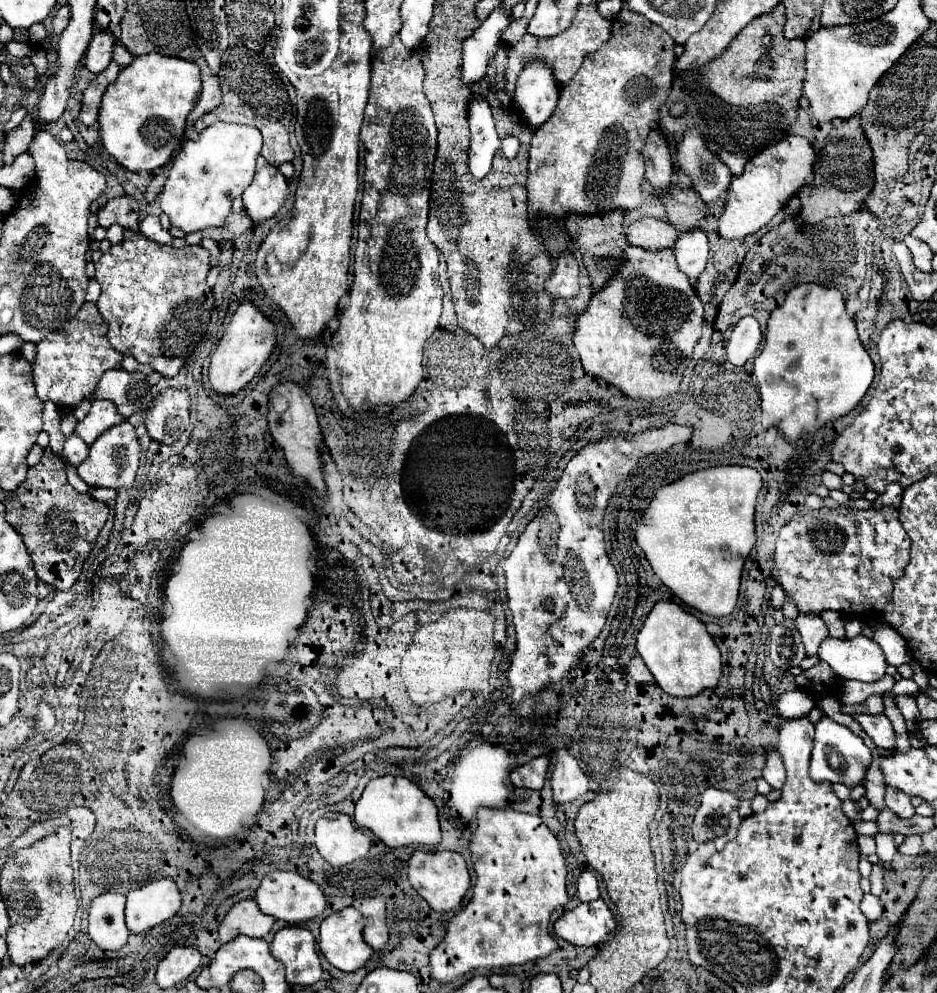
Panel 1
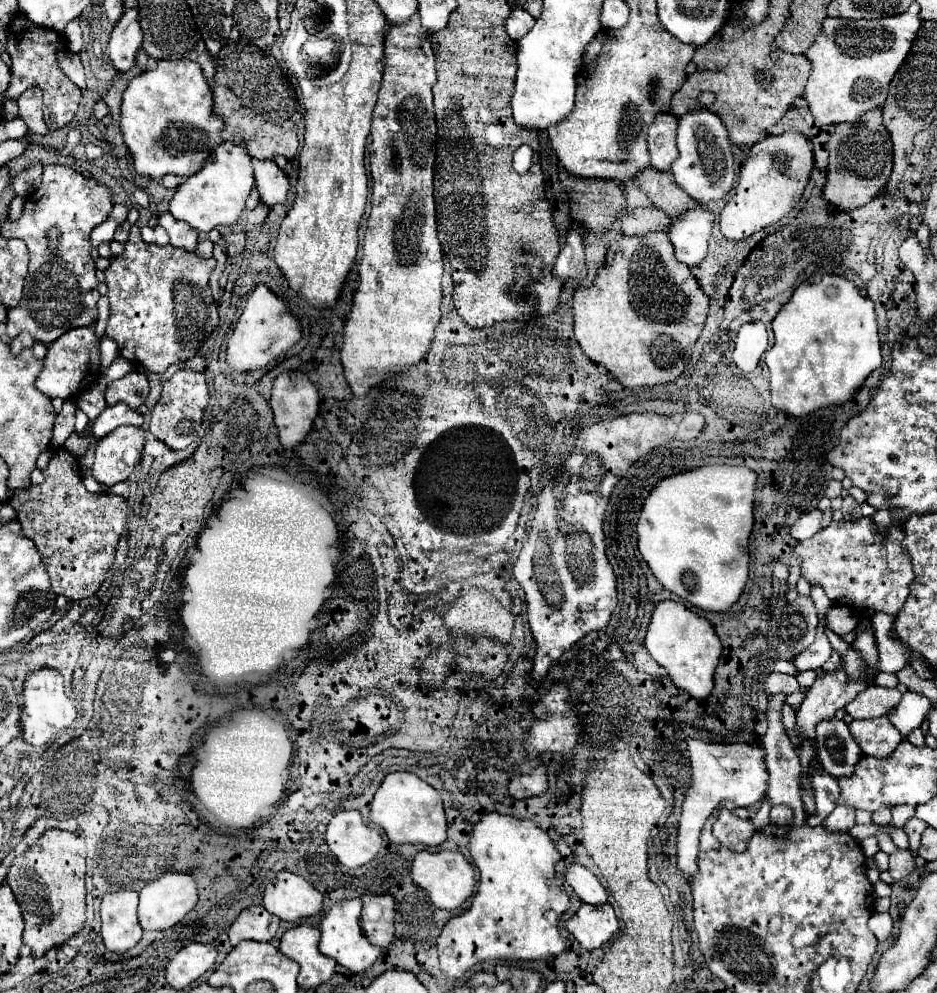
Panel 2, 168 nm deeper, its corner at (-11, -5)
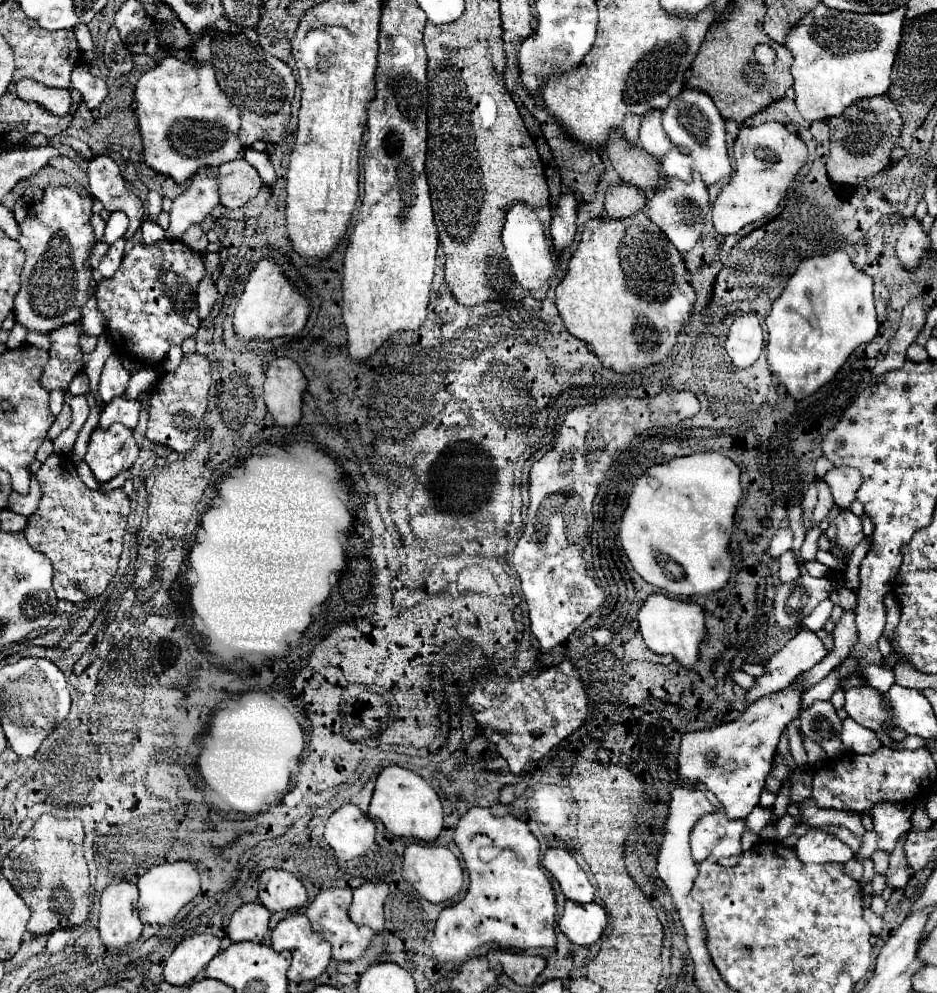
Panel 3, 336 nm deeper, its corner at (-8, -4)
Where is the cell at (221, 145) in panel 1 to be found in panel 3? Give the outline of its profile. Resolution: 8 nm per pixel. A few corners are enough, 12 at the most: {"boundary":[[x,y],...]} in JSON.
{"boundary":[[194,175],[172,201],[166,239],[180,241],[220,203],[216,175]]}

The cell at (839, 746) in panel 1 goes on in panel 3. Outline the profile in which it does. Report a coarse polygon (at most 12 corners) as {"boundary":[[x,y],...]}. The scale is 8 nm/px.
{"boundary":[[816,701],[800,729],[830,759],[842,749],[842,721],[830,701]]}

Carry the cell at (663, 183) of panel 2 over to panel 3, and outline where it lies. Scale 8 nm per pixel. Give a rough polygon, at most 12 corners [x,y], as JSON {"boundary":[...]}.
{"boundary":[[618,133],[606,155],[626,183],[646,193],[666,177],[660,163]]}

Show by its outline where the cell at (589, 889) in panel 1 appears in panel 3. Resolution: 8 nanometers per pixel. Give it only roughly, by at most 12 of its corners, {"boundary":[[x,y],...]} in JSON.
{"boundary":[[548,849],[542,865],[574,903],[594,901],[594,887],[564,849]]}

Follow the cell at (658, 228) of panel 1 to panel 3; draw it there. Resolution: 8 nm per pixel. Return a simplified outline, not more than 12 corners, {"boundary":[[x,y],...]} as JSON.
{"boundary":[[618,183],[606,193],[610,219],[632,217],[646,207],[642,189]]}

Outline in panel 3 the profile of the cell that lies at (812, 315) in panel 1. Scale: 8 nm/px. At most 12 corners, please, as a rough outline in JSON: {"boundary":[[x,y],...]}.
{"boundary":[[808,257],[772,303],[768,367],[796,401],[878,335],[872,279]]}

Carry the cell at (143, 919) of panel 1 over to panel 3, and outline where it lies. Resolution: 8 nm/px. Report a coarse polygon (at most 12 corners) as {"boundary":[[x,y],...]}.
{"boundary":[[184,861],[138,879],[144,925],[166,925],[200,893]]}

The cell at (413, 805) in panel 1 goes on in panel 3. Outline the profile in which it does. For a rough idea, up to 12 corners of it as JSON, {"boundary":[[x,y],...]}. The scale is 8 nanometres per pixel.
{"boundary":[[380,771],[368,815],[432,843],[442,803],[420,775]]}

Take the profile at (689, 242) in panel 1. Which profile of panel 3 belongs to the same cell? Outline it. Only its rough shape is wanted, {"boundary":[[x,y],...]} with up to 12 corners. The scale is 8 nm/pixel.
{"boundary":[[700,175],[646,193],[646,215],[684,255],[710,203]]}

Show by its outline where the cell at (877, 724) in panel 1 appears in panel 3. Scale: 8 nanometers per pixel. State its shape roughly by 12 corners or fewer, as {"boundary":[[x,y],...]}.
{"boundary":[[846,719],[842,743],[850,753],[876,753],[874,731]]}

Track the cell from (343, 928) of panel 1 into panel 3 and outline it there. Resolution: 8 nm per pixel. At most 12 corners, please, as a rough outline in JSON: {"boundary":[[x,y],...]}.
{"boundary":[[350,889],[322,891],[306,909],[336,961],[356,961],[374,937],[348,917]]}

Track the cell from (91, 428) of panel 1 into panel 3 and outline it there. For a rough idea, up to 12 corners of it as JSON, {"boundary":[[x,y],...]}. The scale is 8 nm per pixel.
{"boundary":[[116,397],[104,405],[100,427],[138,423],[140,401]]}

